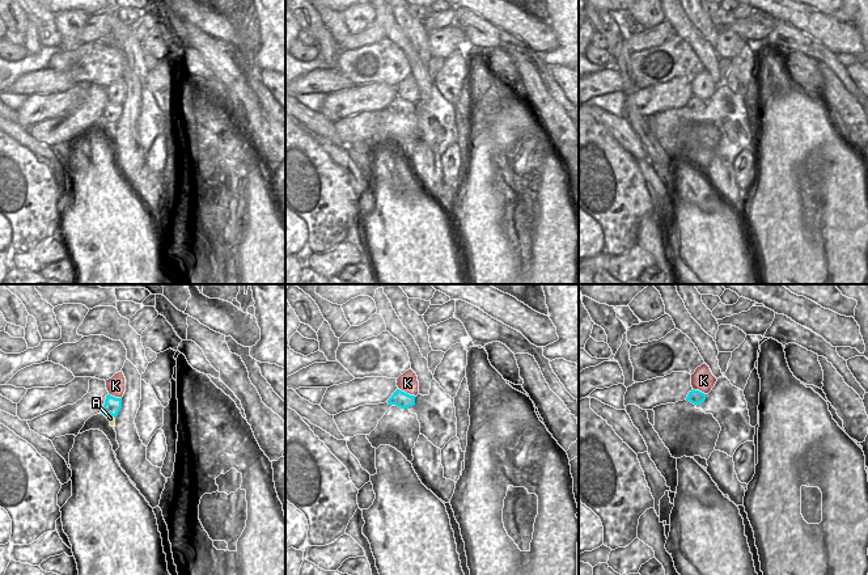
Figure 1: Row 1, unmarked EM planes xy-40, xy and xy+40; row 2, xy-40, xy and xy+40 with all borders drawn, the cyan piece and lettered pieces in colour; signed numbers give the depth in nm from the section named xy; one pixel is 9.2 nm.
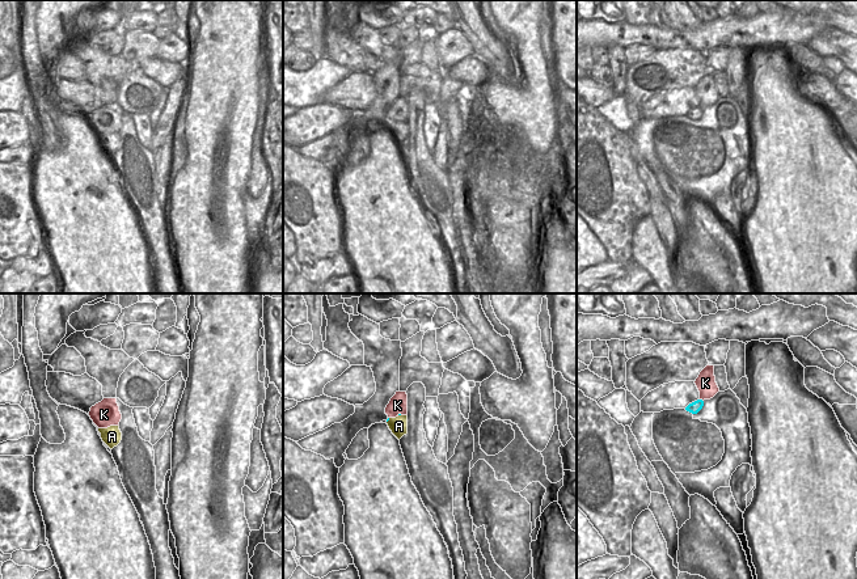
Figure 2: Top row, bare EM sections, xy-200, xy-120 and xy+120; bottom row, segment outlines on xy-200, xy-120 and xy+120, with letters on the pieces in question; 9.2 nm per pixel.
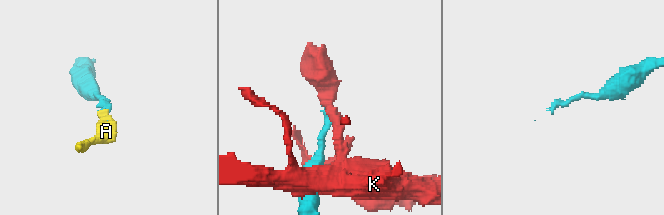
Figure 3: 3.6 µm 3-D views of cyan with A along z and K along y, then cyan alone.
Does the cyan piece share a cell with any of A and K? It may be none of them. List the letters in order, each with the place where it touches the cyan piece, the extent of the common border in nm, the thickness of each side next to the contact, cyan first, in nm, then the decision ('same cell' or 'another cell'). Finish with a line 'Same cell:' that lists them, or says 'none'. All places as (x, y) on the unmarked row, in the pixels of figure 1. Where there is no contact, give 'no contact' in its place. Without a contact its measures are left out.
A: contact xy-40 (110, 121); length 90 nm; calibres 150 and 50 nm; same cell
K: contact xy (406, 100); length 180 nm; calibres 150 and 180 nm; another cell
Same cell: A

